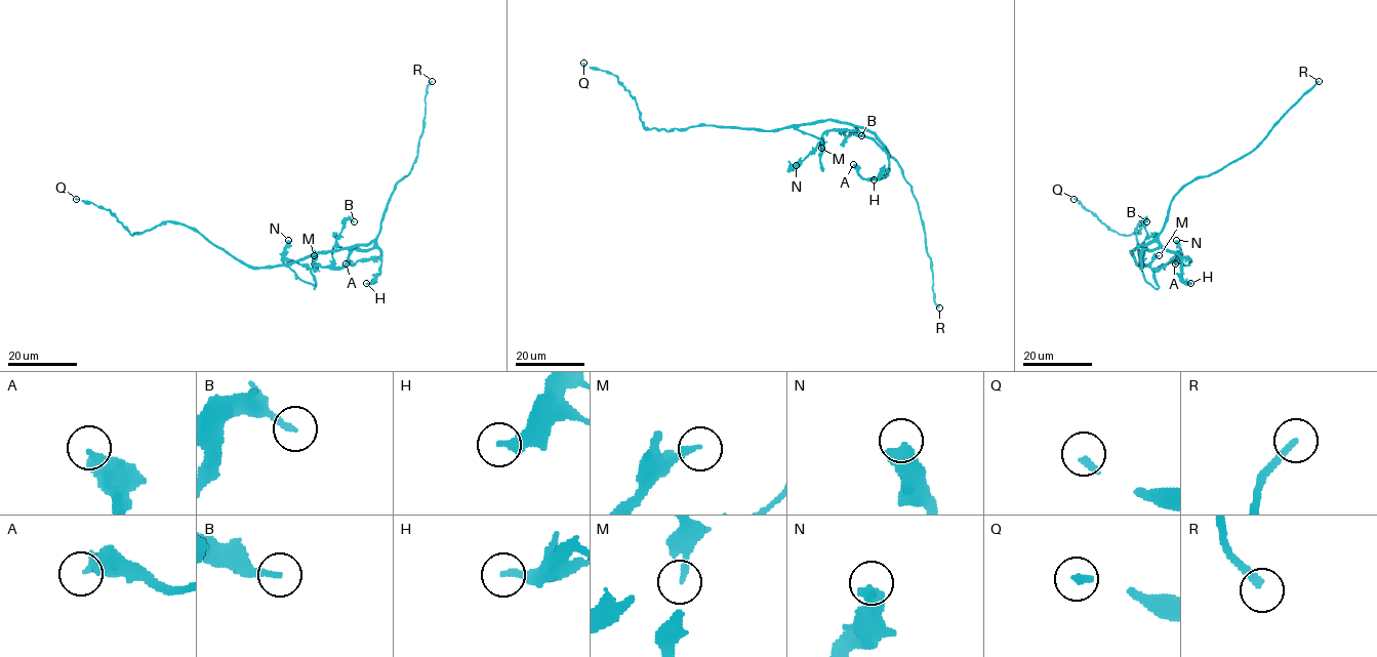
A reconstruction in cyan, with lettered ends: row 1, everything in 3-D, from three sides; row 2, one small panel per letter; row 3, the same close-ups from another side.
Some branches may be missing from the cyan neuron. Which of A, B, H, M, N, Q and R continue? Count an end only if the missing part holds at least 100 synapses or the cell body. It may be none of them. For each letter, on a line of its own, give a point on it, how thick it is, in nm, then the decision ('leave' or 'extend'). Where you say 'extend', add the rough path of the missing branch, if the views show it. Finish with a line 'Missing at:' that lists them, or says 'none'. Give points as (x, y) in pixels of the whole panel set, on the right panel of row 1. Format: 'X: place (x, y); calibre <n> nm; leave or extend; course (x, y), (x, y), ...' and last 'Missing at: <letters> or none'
A: place (1175, 263); calibre 360 nm; leave
B: place (1146, 221); calibre 200 nm; leave
H: place (1190, 283); calibre 320 nm; leave
M: place (1159, 255); calibre 150 nm; leave
N: place (1176, 240); calibre 440 nm; leave
Q: place (1074, 199); calibre 240 nm; leave
R: place (1319, 81); calibre 240 nm; extend; course (1319, 81), (1333, 75), (1295, 97), (1237, 158), (1207, 174), (1166, 178), (1159, 217), (1174, 238), (1143, 229)
Missing at: R

